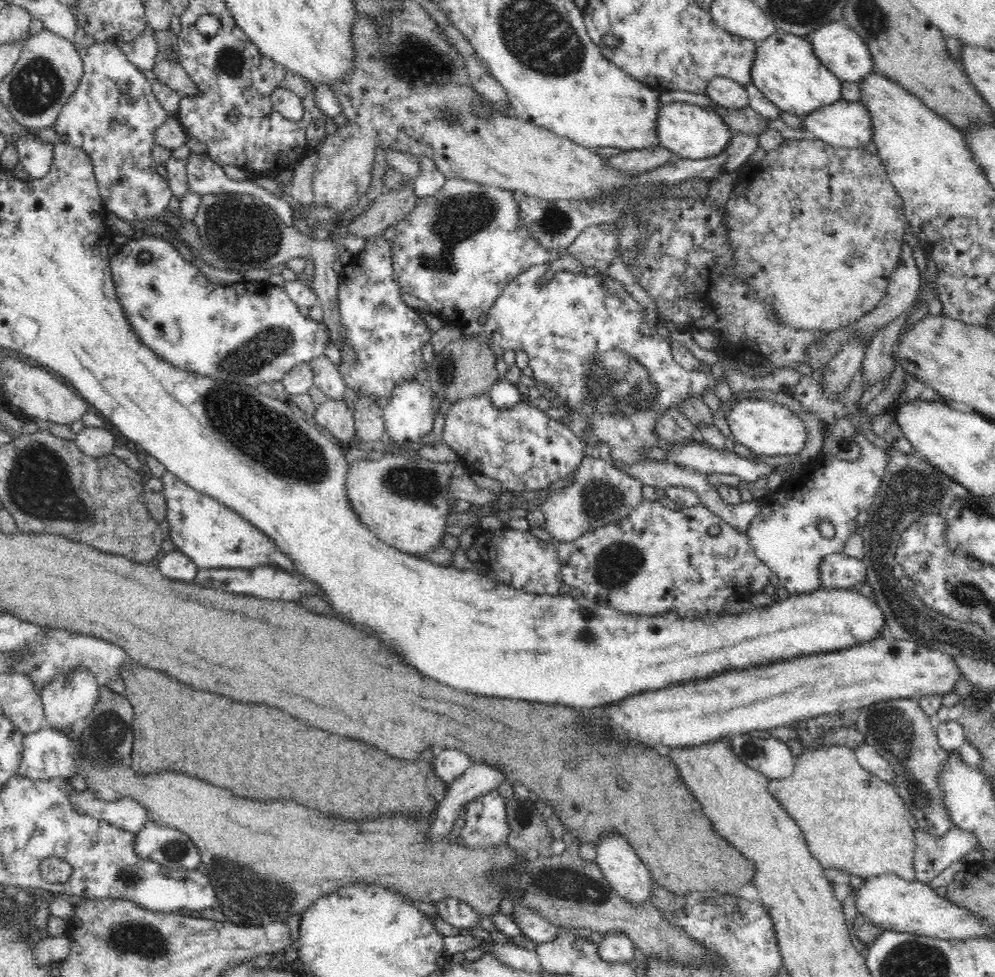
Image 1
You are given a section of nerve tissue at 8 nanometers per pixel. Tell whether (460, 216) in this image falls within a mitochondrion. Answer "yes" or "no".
yes

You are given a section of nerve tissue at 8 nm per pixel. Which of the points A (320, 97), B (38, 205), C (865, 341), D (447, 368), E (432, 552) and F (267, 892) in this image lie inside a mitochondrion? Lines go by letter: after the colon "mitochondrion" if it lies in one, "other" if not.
A: other
B: other
C: other
D: mitochondrion
E: other
F: mitochondrion

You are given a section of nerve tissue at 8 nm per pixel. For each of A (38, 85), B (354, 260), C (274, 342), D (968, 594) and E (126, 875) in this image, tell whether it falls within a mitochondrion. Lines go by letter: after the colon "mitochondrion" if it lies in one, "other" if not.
A: mitochondrion
B: other
C: mitochondrion
D: mitochondrion
E: mitochondrion

